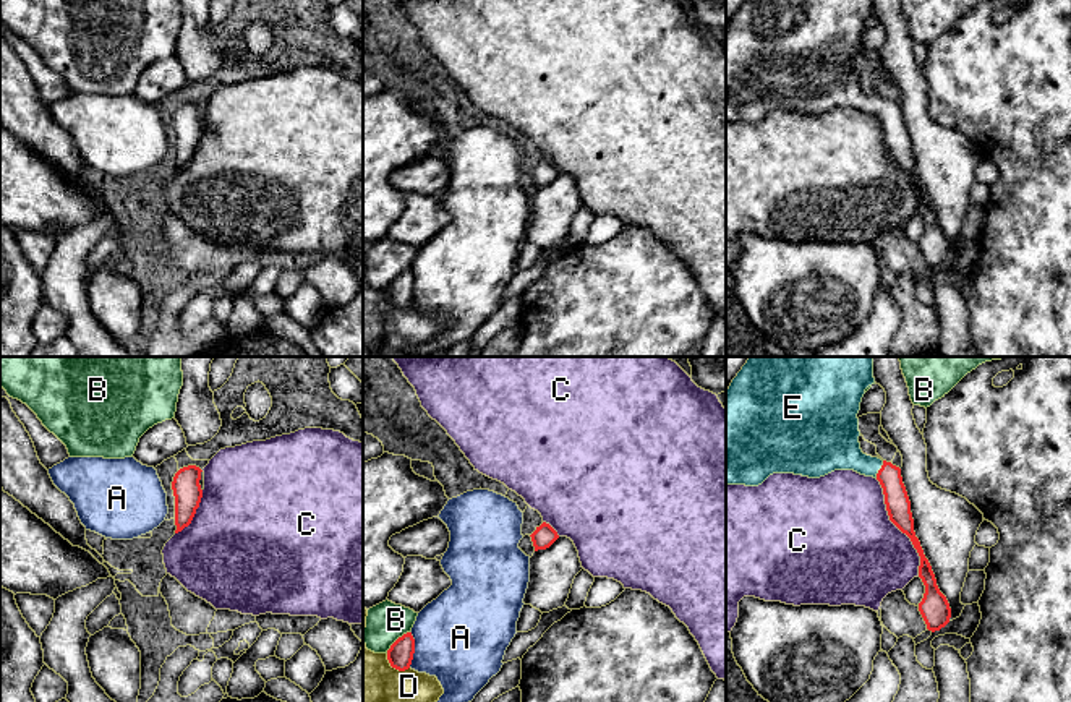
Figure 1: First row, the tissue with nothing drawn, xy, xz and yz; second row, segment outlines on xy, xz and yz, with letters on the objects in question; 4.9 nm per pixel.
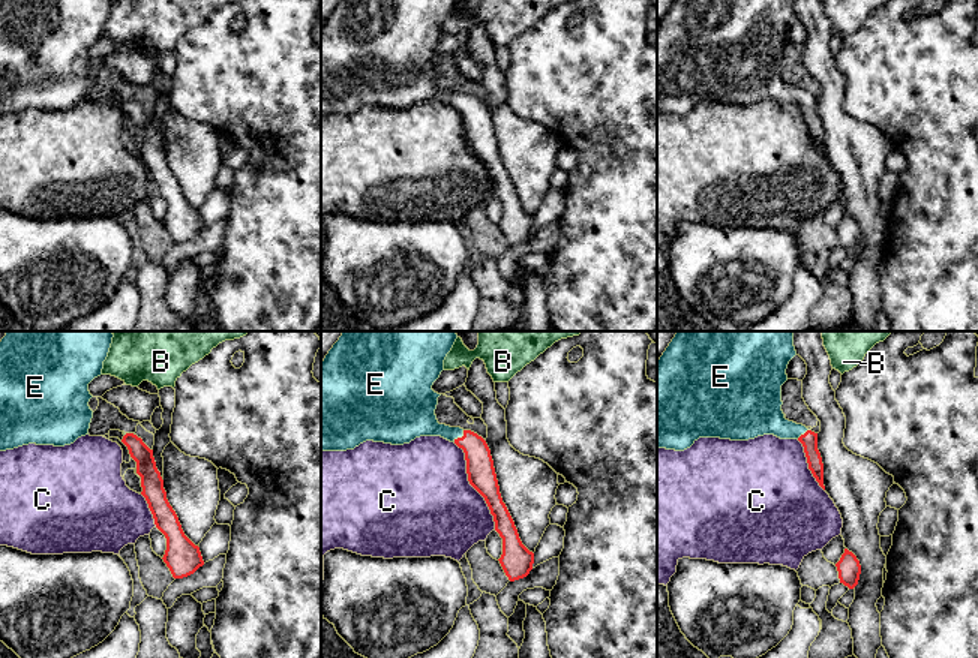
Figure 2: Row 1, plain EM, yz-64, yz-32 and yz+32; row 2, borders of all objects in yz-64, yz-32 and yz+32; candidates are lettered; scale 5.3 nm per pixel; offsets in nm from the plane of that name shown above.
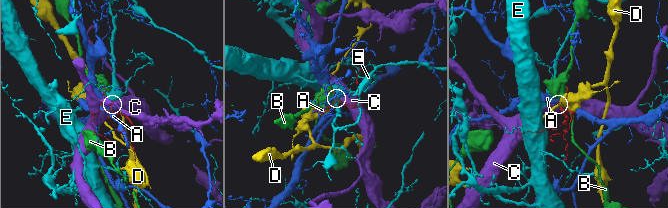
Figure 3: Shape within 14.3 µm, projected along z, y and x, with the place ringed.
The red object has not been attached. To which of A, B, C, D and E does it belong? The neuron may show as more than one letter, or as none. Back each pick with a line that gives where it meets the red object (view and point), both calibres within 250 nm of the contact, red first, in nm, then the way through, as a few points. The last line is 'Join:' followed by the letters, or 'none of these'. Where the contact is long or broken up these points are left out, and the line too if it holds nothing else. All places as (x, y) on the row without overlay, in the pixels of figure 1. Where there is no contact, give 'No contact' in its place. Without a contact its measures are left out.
E: Touches red at yz (880, 106). Thickness 120 nm (red) against 220 nm. Path across: yz (896, 136), (891, 117), (880, 106), (853, 96), (836, 83)
Join: E

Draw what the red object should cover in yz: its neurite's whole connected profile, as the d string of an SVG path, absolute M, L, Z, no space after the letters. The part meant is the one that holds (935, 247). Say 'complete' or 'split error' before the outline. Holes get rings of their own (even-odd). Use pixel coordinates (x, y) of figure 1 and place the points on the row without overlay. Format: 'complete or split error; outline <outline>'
split error; outline M745 0L726 28L726 122L758 123L773 110L820 115L834 107L877 115L890 157L911 175L920 193L919 214L925 230L919 248L927 266L935 269L949 259L951 245L915 173L901 105L860 86L857 50L872 21L873 0Z

